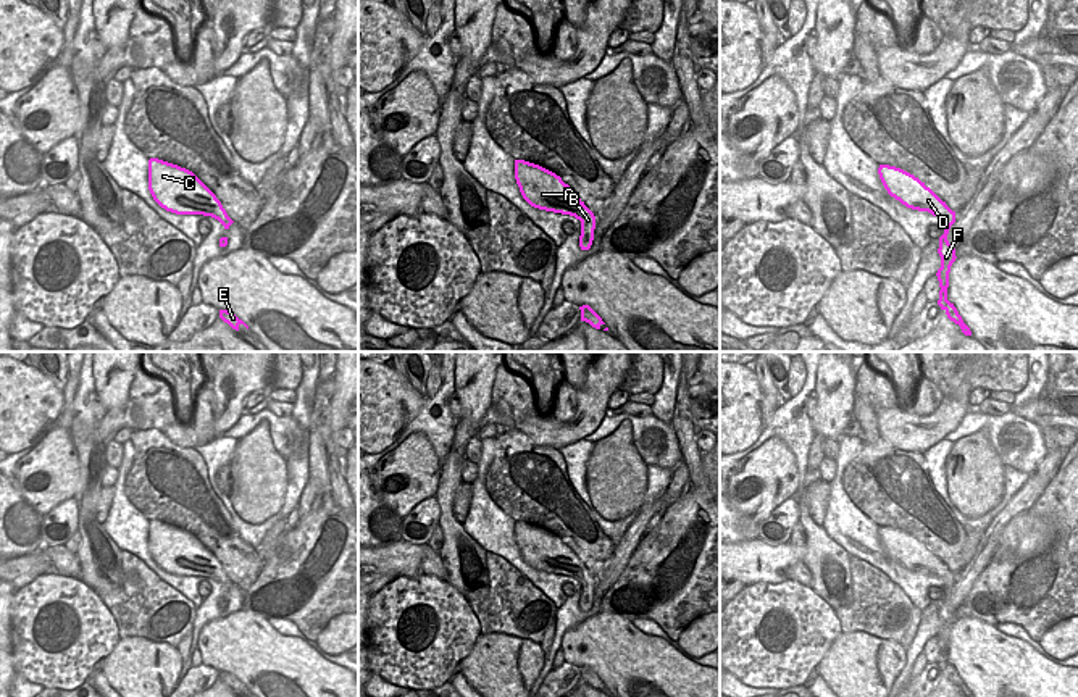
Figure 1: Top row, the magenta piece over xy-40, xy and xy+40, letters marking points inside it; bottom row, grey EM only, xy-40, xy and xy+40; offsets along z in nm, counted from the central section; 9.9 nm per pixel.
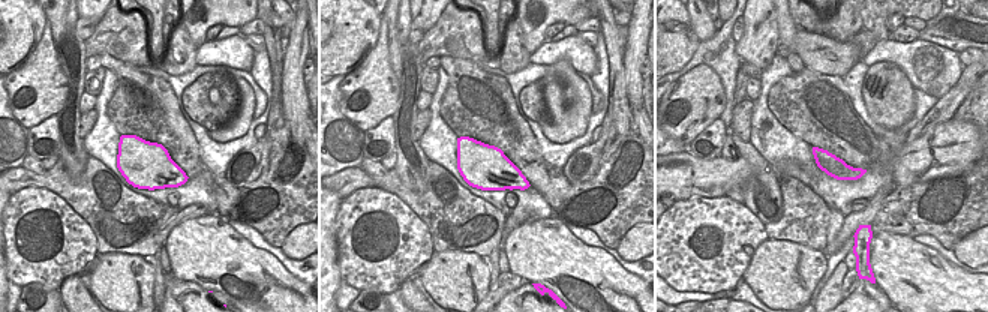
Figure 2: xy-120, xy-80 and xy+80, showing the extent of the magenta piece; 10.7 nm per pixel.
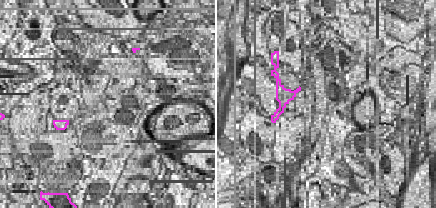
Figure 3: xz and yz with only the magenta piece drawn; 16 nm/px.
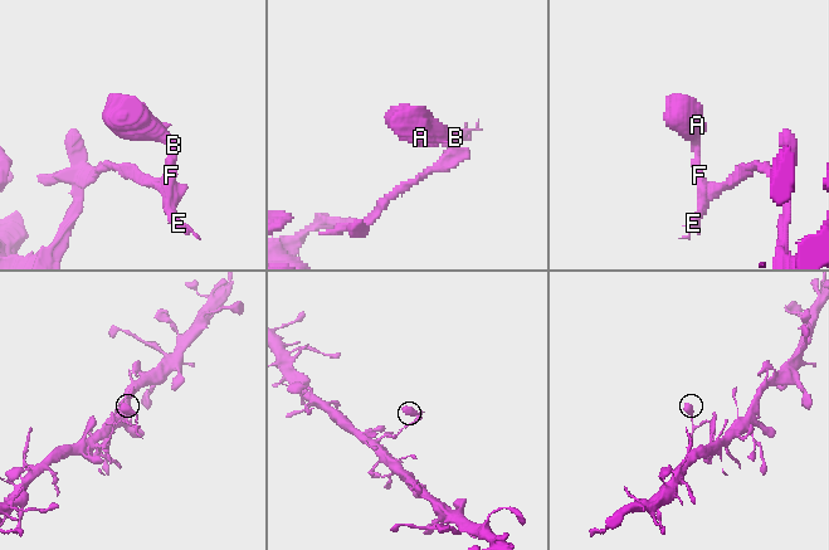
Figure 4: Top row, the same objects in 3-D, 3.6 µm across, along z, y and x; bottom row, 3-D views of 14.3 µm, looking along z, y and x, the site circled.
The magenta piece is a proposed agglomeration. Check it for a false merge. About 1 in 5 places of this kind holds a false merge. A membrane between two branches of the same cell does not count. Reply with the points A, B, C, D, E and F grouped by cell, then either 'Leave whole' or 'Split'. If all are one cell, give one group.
Groups: A B C D E F. Leave whole

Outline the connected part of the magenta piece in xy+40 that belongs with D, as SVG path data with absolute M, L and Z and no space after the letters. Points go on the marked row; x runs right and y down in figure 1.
M880 165L878 174L891 197L899 200L907 208L928 211L942 221L944 234L939 237L938 248L941 268L936 273L941 287L938 305L946 311L951 321L960 326L965 336L971 336L970 328L963 323L954 303L947 300L949 273L957 258L955 248L947 240L947 234L951 226L955 223L955 211L952 211L946 202L926 187L925 182L900 168Z

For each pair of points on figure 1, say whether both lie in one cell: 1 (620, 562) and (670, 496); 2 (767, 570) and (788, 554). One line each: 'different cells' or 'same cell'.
1: same cell
2: same cell

